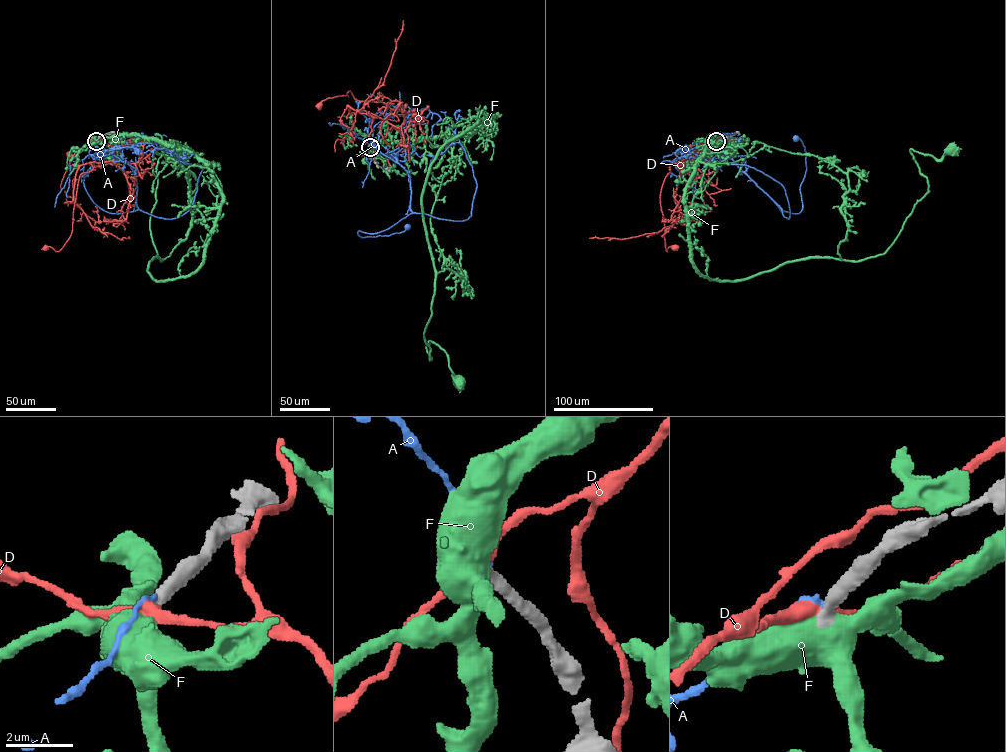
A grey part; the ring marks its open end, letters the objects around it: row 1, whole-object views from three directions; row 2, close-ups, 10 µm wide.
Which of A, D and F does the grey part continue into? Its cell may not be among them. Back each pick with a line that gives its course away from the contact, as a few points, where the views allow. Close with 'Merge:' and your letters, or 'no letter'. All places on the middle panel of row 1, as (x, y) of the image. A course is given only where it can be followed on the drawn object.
F: course (370, 147), (465, 135), (496, 115), (441, 148), (422, 194), (435, 273), (424, 341), (460, 382)
Merge: F

